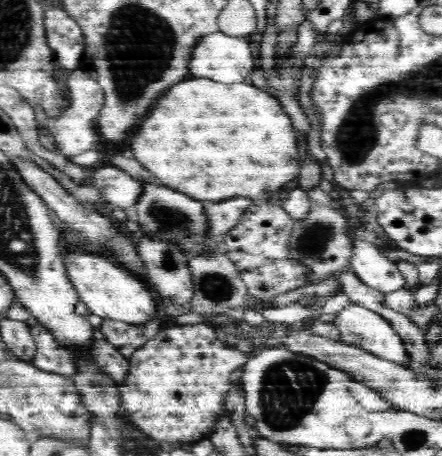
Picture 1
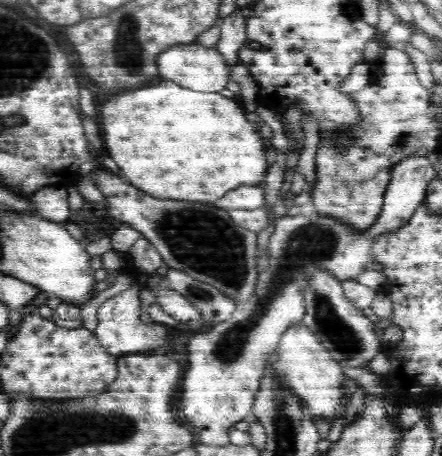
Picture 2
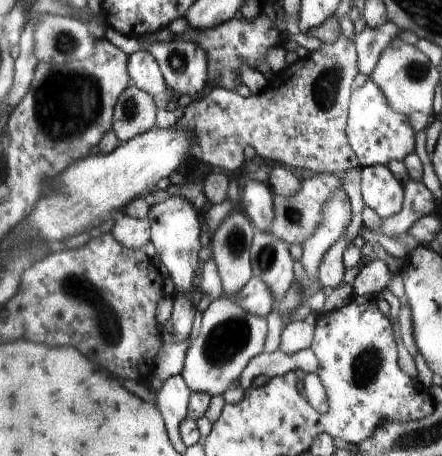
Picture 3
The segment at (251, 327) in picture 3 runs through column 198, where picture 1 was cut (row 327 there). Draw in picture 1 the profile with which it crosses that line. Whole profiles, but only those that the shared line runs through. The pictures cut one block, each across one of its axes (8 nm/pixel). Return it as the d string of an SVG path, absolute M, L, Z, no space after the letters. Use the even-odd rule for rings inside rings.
M350 304L348 308L344 308L336 320L332 322L338 326L338 330L342 332L342 338L340 342L342 344L350 344L350 346L358 346L382 360L388 360L392 364L398 364L402 368L408 368L408 366L414 366L414 356L406 350L406 344L402 340L402 336L394 330L394 326L390 324L390 320L386 320L384 316L380 316L378 312L374 310L368 310L364 306L358 306L358 304Z

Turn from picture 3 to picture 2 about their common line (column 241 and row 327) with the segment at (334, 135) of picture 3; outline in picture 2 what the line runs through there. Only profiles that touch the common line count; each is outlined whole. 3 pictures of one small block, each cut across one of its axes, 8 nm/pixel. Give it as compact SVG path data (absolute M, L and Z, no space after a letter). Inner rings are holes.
M134 284L132 288L120 292L118 296L112 296L108 298L100 308L98 308L98 326L96 326L96 338L98 338L98 344L114 358L118 356L126 356L126 354L136 354L136 352L146 352L150 348L156 348L156 346L162 346L166 344L166 328L160 328L158 334L154 334L150 330L150 326L146 326L144 318L144 310L140 308L140 290L142 286L140 284Z

